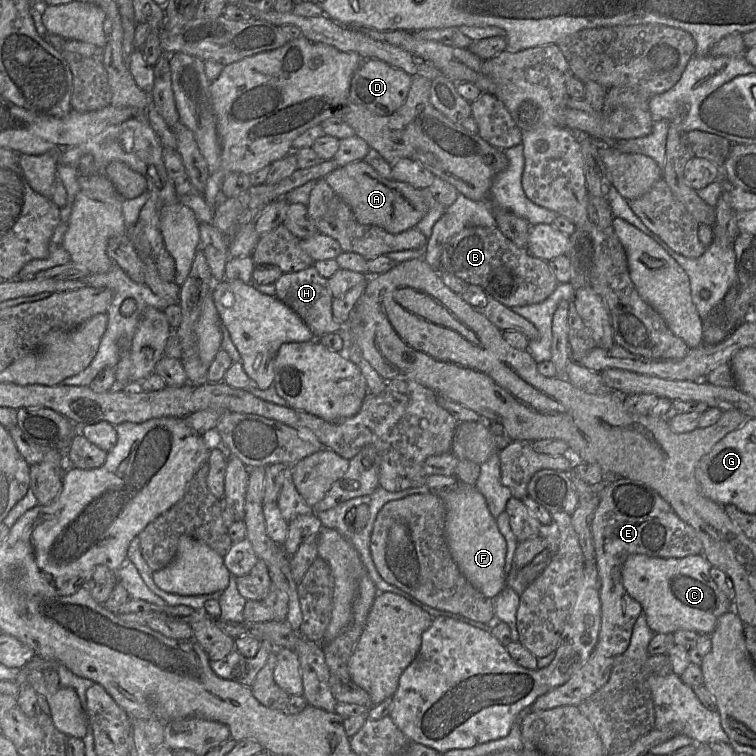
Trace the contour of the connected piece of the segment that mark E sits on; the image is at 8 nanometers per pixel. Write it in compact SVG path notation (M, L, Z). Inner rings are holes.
M629 478L608 483L600 494L591 521L591 535L600 580L601 625L594 651L608 657L622 655L629 646L633 626L642 612L622 583L622 566L632 554L658 558L701 555L702 544L694 529L681 520L655 490Z

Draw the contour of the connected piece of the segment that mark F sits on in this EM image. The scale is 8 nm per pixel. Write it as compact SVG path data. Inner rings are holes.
M459 481L455 489L439 497L446 508L445 536L455 563L474 588L487 598L495 598L506 586L506 541L489 511L485 497L475 485Z

